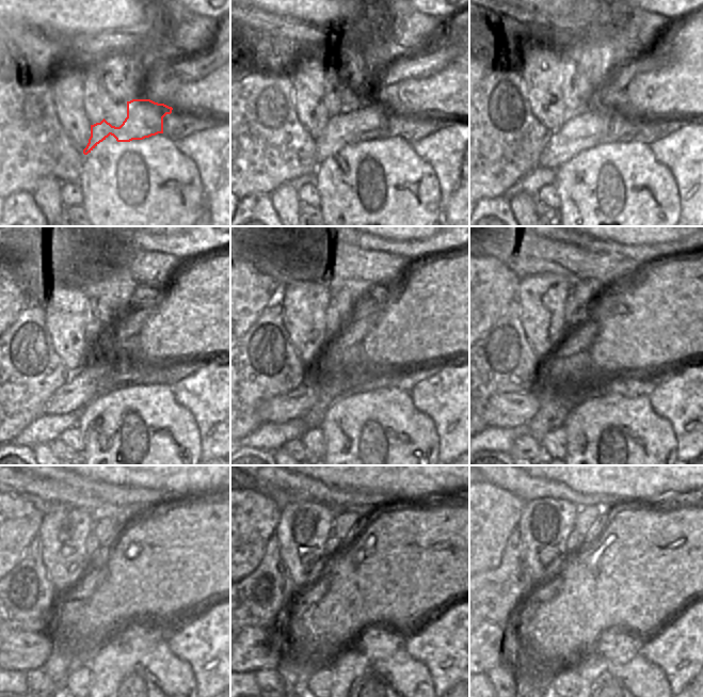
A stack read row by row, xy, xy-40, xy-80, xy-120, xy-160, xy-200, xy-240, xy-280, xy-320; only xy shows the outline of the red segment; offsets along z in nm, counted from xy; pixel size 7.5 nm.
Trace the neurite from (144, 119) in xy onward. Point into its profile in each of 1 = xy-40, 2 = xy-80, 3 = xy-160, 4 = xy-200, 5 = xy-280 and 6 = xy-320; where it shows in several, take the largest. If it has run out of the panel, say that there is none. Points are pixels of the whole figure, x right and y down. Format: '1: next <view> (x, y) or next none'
1: next xy-40 (370, 122)
2: next xy-80 (564, 144)
3: next xy-160 (280, 409)
4: next xy-200 (504, 410)
5: next xy-280 (255, 648)
6: next xy-320 (491, 635)

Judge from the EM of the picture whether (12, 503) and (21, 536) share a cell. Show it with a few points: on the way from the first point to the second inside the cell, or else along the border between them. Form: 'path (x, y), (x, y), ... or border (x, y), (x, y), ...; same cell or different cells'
path (12, 511), (13, 527); same cell

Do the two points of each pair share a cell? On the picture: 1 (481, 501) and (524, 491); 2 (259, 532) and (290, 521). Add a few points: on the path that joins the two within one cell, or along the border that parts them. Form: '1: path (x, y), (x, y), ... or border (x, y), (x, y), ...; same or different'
1: border (490, 481), (513, 493), (524, 502); different
2: border (281, 509), (281, 520), (273, 534); different

